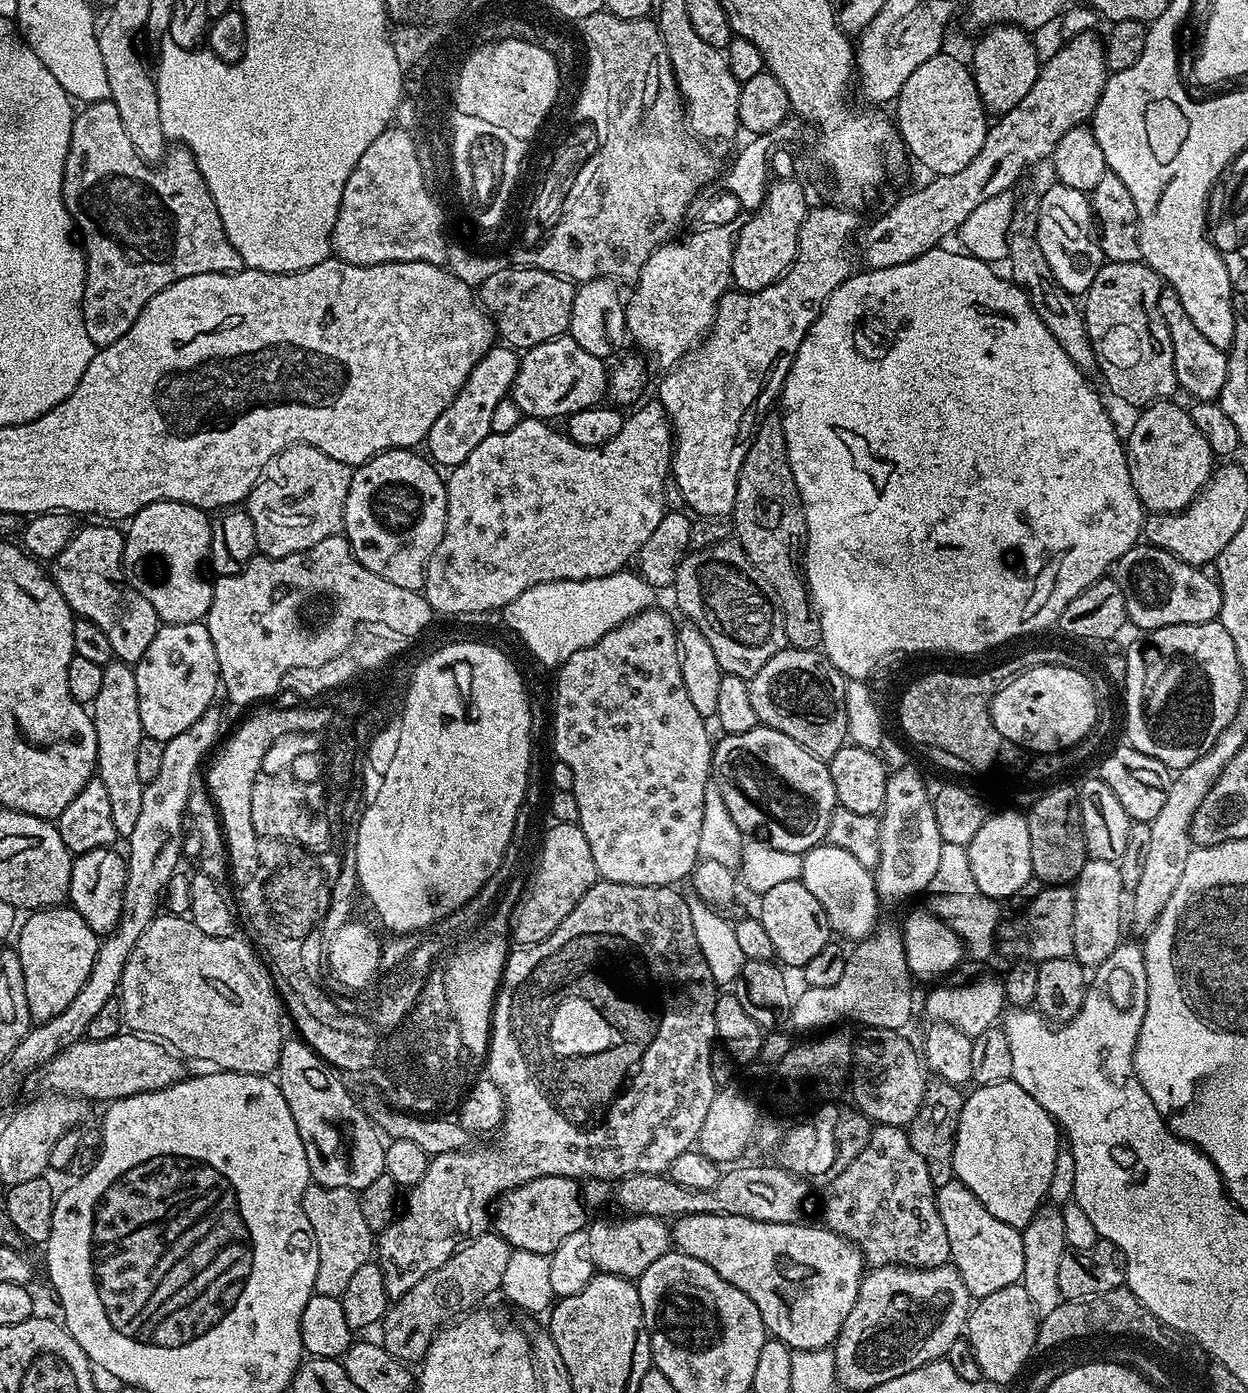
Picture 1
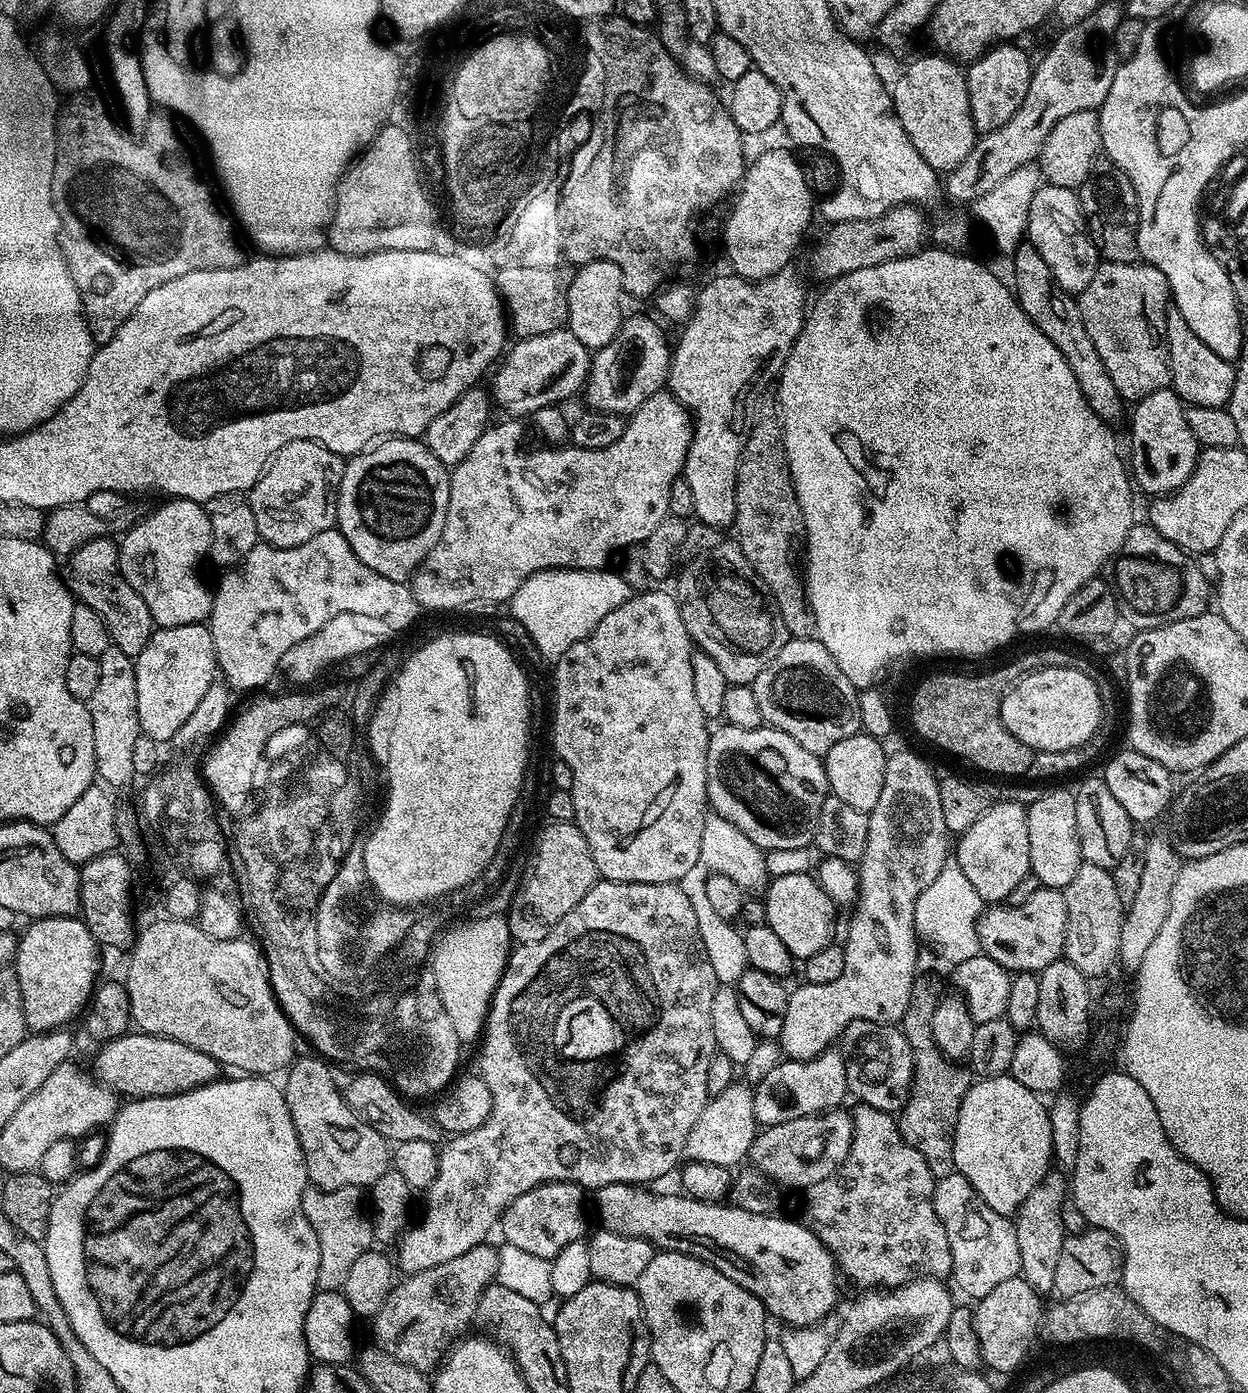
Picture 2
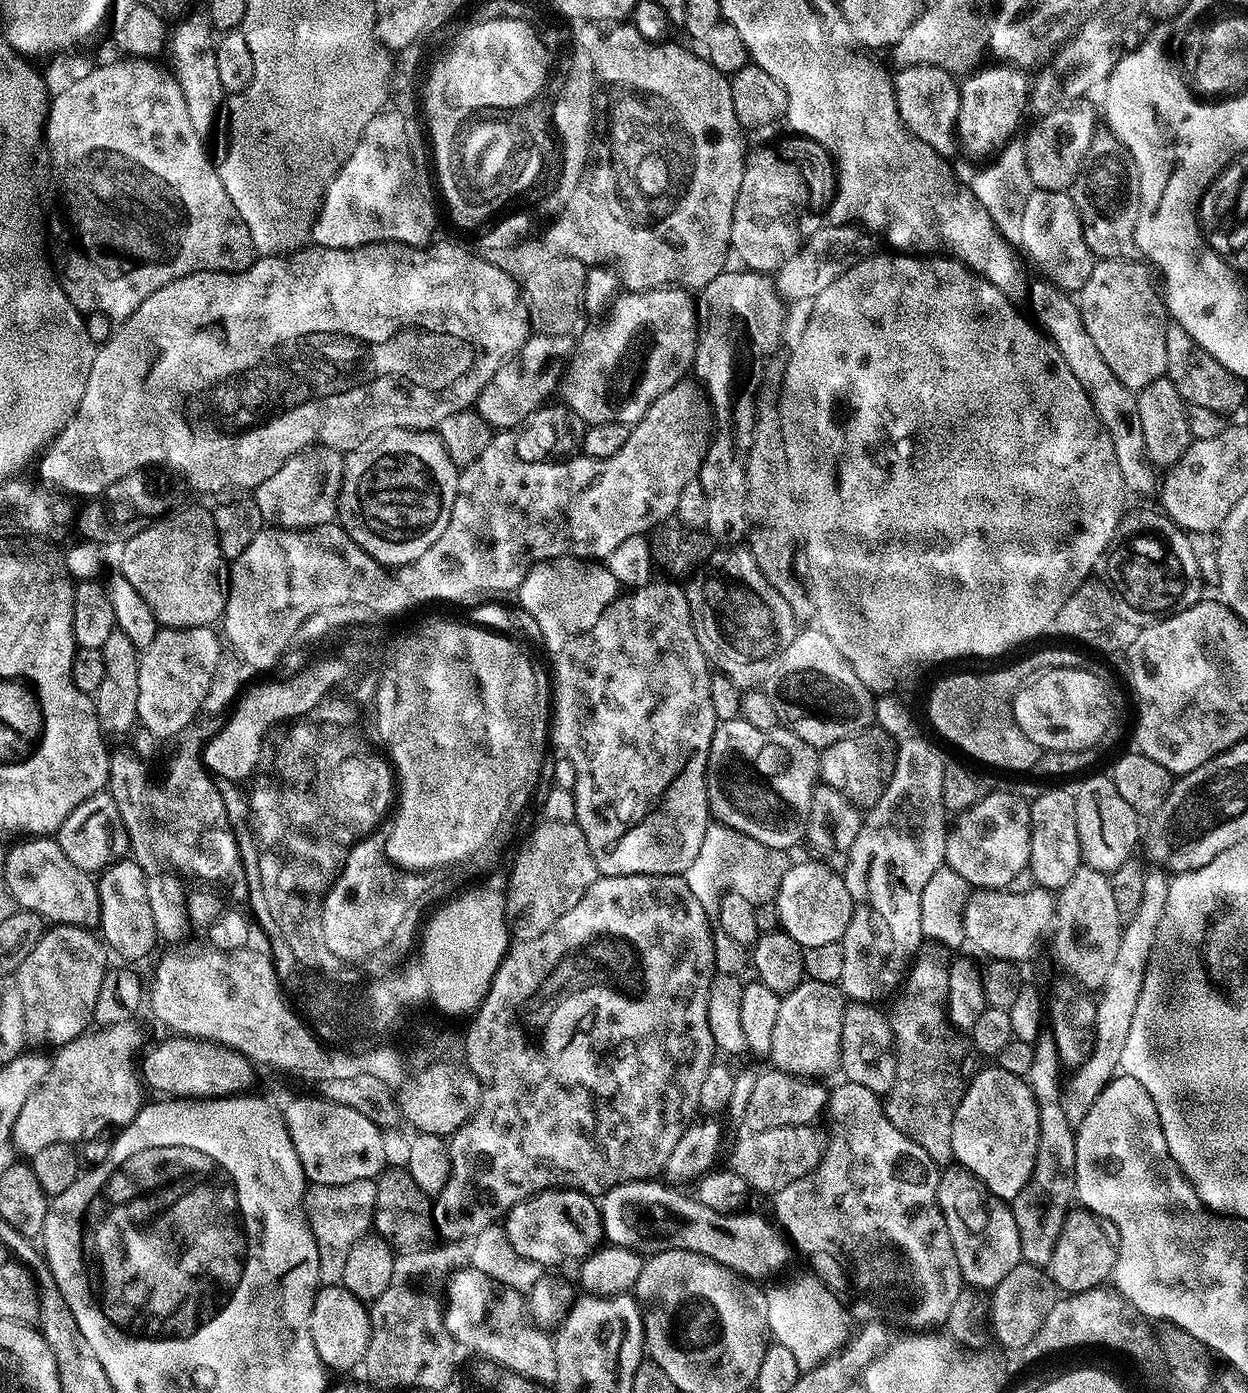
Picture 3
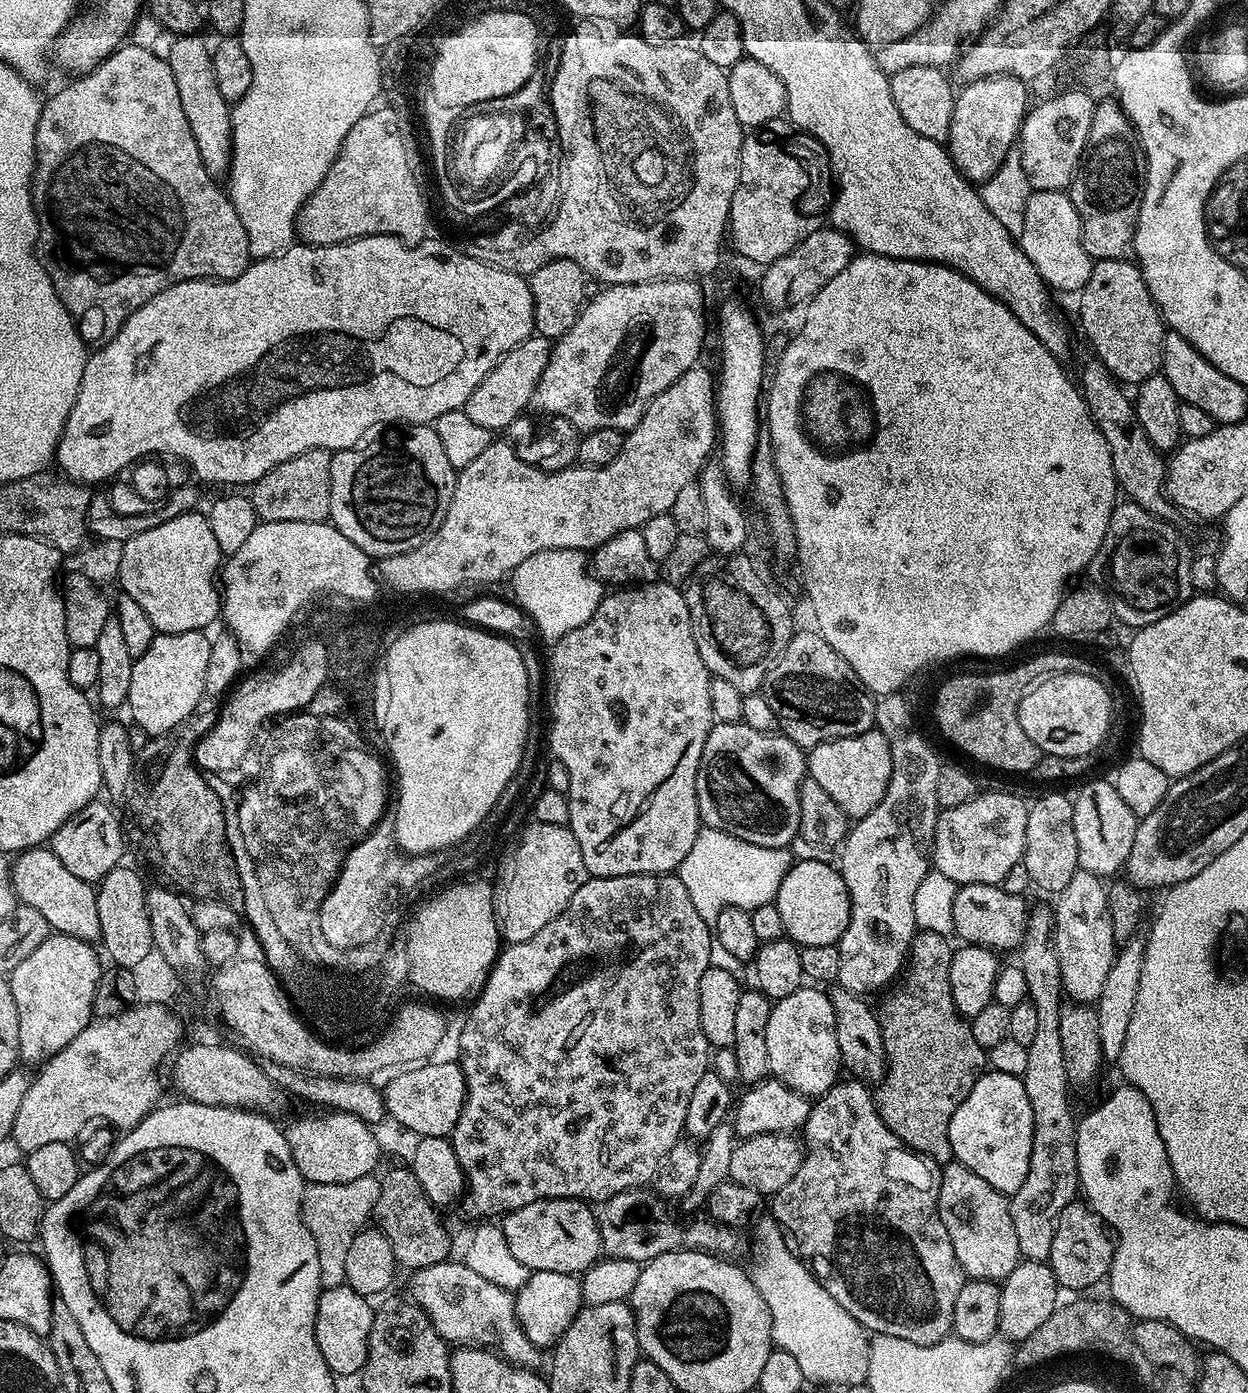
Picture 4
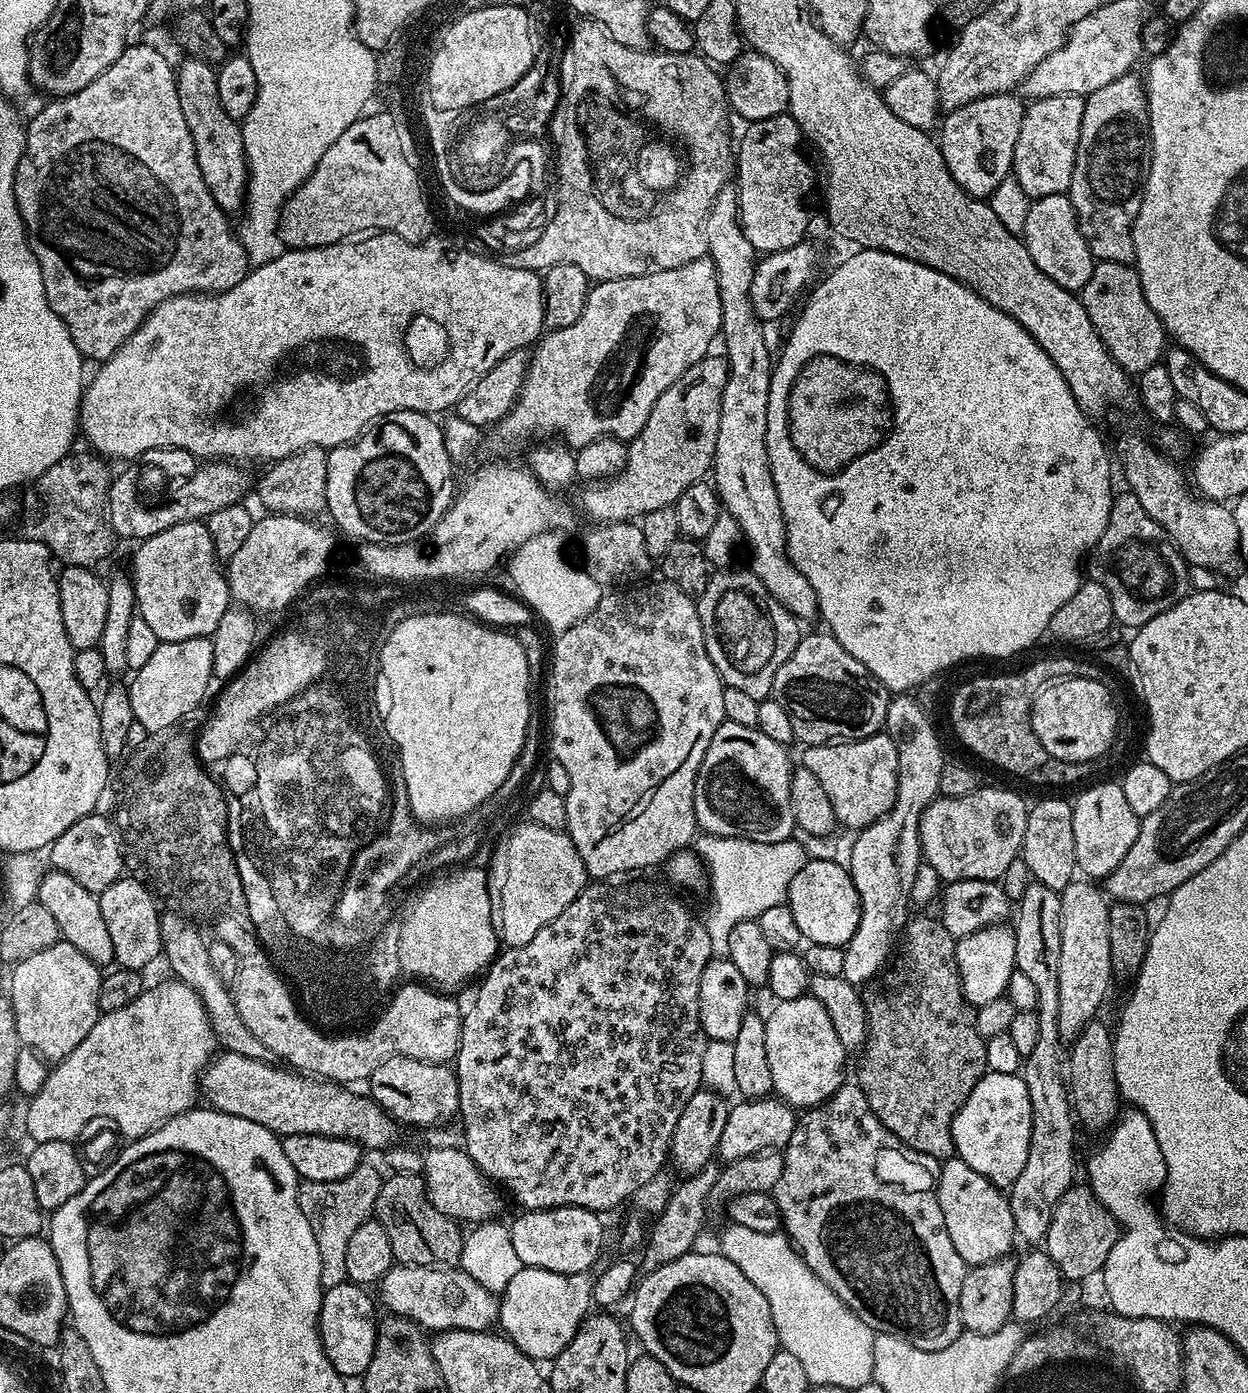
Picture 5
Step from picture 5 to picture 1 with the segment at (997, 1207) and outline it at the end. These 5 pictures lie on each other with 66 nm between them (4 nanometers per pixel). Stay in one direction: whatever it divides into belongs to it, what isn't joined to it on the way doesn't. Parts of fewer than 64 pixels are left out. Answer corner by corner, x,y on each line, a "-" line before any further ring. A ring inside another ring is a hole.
952,1179
936,1189
938,1218
946,1226
946,1238
950,1242
950,1263
962,1274
966,1290
973,1298
994,1294
1005,1286
1021,1283
1023,1278
1021,1229
998,1222
964,1183

